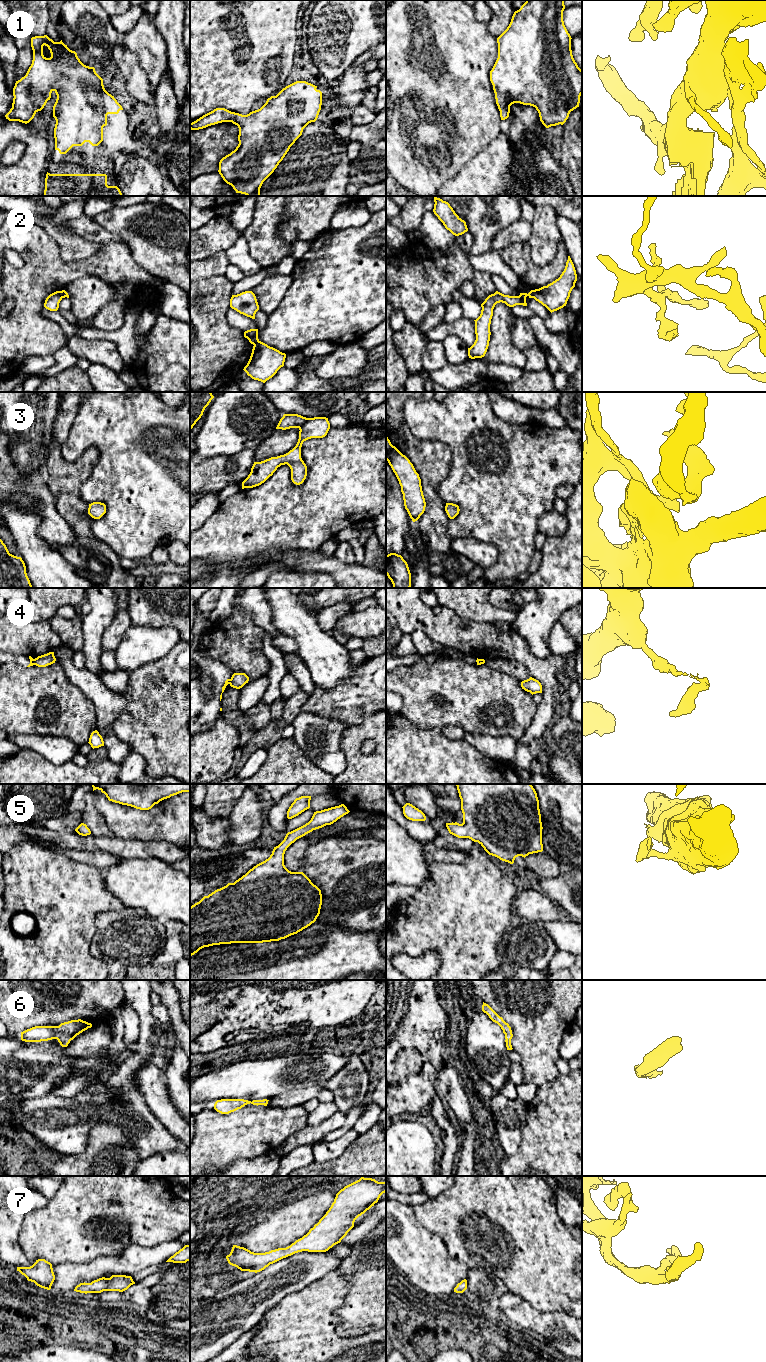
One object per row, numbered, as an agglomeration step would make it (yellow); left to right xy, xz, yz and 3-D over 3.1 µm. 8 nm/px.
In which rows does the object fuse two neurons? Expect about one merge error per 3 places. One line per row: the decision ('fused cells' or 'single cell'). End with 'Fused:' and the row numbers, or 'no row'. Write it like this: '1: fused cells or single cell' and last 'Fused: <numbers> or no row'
1: single cell
2: fused cells
3: single cell
4: fused cells
5: single cell
6: single cell
7: single cell
Fused: 2, 4

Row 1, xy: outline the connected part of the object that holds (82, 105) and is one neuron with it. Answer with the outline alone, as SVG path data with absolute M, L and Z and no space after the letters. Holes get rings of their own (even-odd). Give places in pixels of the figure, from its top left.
M47 35L31 38L33 60L26 75L16 81L13 88L13 103L5 115L9 121L29 123L38 111L41 111L54 91L57 95L53 106L55 150L66 154L73 146L82 146L89 142L98 146L103 141L103 127L107 125L108 114L118 114L123 110L117 100L109 94L103 85L103 79L94 67L84 65L75 51L70 50L62 40L54 42ZM43 46L50 50L51 57L43 55Z

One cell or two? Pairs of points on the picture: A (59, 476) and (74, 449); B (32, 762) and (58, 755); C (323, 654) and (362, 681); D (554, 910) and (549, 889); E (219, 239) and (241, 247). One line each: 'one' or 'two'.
A: two
B: two
C: two
D: two
E: two

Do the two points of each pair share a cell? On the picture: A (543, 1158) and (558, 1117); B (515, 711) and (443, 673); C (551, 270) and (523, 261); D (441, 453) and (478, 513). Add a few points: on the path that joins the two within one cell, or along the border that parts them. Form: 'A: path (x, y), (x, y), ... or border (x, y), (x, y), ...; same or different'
A: path (553, 1148), (558, 1143), (558, 1127); same
B: path (498, 706), (475, 697), (467, 696), (461, 691); same
C: path (544, 270), (532, 270), (530, 268); same
D: border (446, 444), (451, 456), (450, 469), (437, 487); different

